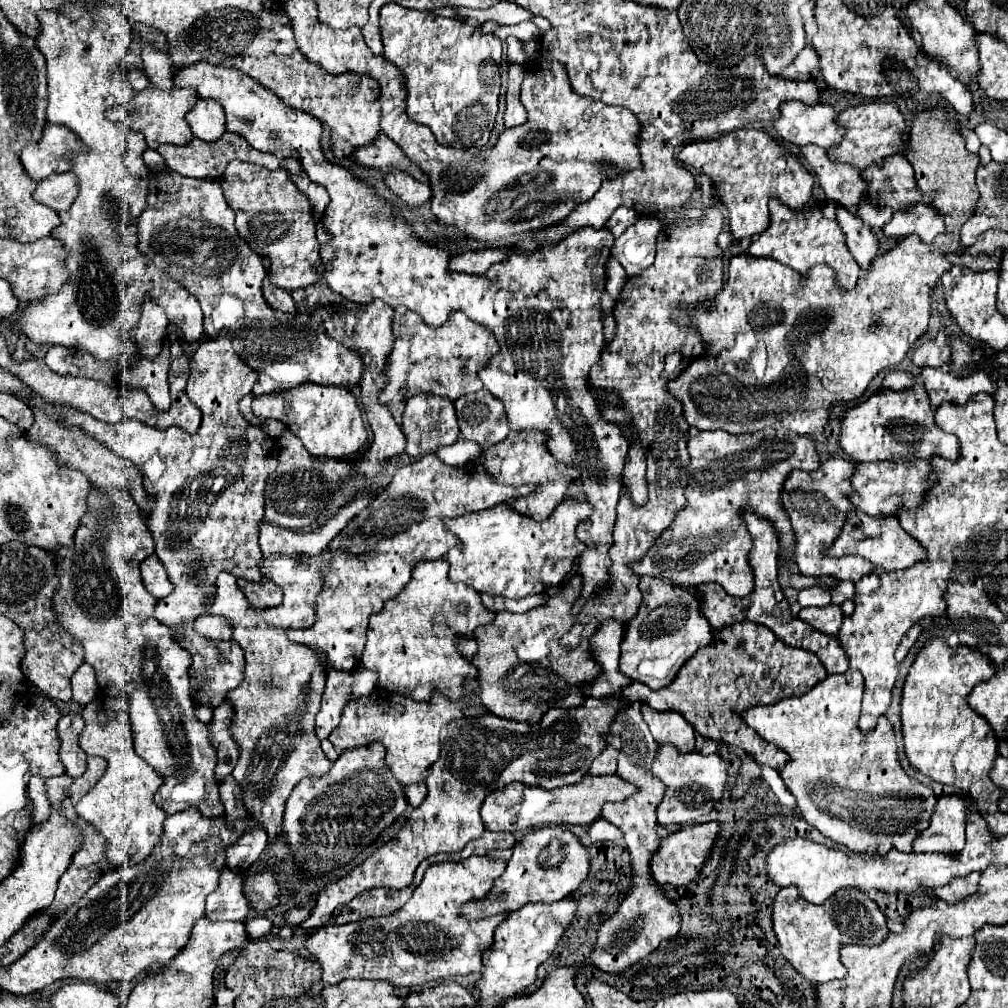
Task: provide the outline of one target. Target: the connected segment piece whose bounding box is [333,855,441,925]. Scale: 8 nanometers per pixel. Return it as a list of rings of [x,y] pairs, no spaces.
[[[433,855],[433,857],[425,859],[419,865],[413,883],[405,891],[377,891],[377,889],[371,889],[371,891],[365,891],[361,895],[357,895],[353,901],[349,901],[333,917],[333,923],[343,925],[343,923],[359,921],[363,917],[381,917],[381,915],[395,913],[397,909],[401,909],[409,901],[409,897],[413,895],[413,889],[417,889],[417,885],[421,883],[423,873],[427,871],[427,867],[433,865],[433,863],[439,863],[439,861],[441,861],[441,855]]]

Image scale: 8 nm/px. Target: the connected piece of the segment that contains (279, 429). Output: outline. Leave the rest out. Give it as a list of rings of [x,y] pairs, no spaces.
[[[267,419],[263,425],[259,425],[269,437],[273,437],[273,439],[277,439],[277,437],[281,437],[281,433],[283,433],[283,429],[285,429],[285,425],[283,423],[279,423],[279,421],[273,421],[273,419]]]

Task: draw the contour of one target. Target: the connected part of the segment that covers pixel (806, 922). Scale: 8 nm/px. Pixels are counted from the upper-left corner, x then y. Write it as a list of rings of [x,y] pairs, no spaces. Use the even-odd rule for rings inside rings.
[[[783,887],[773,901],[773,929],[783,957],[809,983],[825,983],[833,979],[843,979],[847,975],[846,967],[841,963],[840,956],[837,956],[841,945],[873,945],[881,943],[881,939],[885,939],[885,933],[889,933],[885,915],[879,911],[877,903],[857,889],[841,889],[825,903],[813,905],[801,899],[795,887]],[[810,929],[813,933],[821,933],[821,939],[810,936]]]

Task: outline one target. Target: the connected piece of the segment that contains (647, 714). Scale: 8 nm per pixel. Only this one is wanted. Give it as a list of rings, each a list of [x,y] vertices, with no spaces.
[[[649,705],[641,707],[641,715],[657,743],[673,743],[681,753],[695,749],[695,731],[677,711],[655,711]]]

